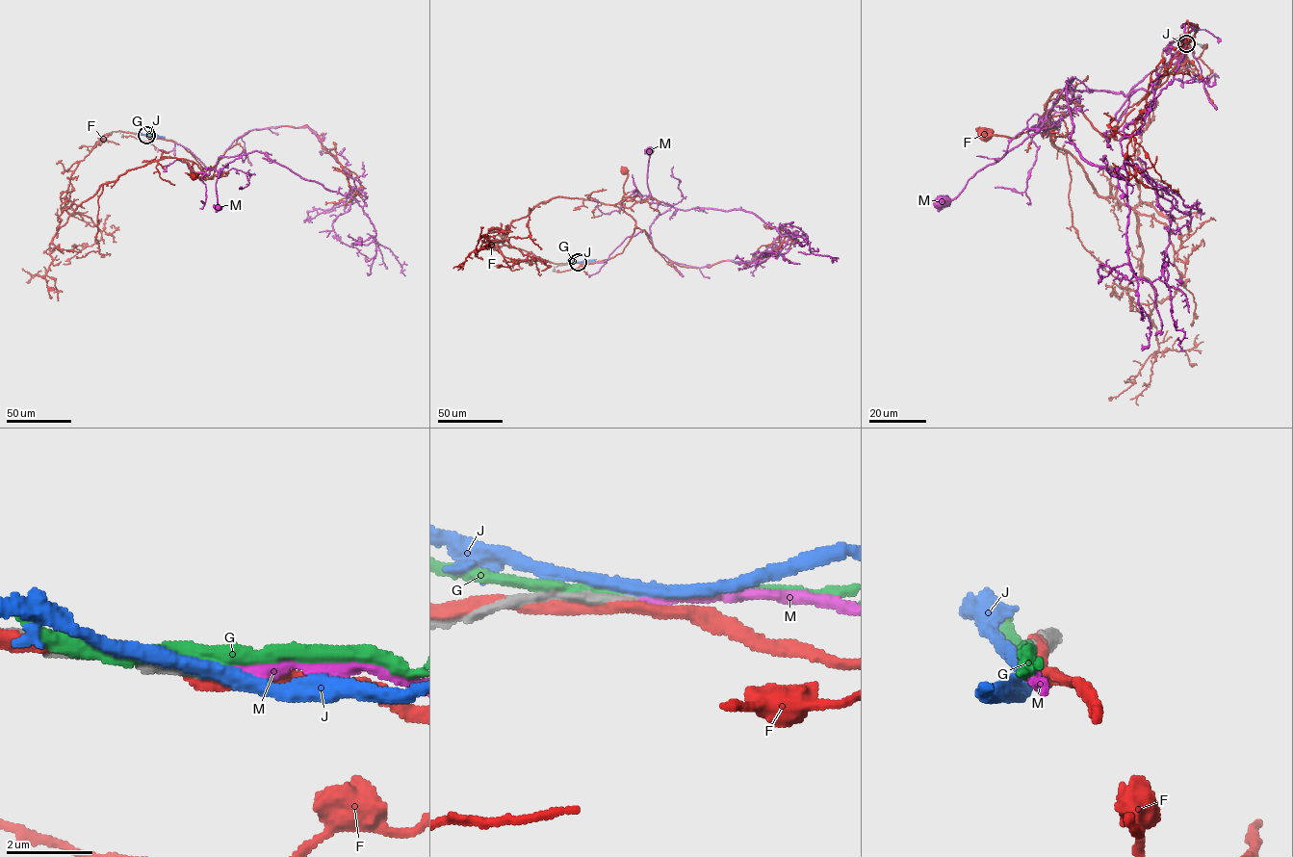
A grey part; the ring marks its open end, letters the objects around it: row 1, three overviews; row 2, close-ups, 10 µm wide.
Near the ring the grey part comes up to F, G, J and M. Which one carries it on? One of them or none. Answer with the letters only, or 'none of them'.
M

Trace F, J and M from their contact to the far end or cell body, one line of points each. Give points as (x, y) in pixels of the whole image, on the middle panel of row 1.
F: (575, 263), (555, 264), (496, 241), (504, 241), (510, 223), (552, 197), (616, 204), (625, 193), (624, 170)
J: (577, 262), (596, 259)
M: (578, 262), (605, 262), (627, 237), (643, 230), (650, 236), (654, 220), (672, 206), (651, 195), (649, 149)

